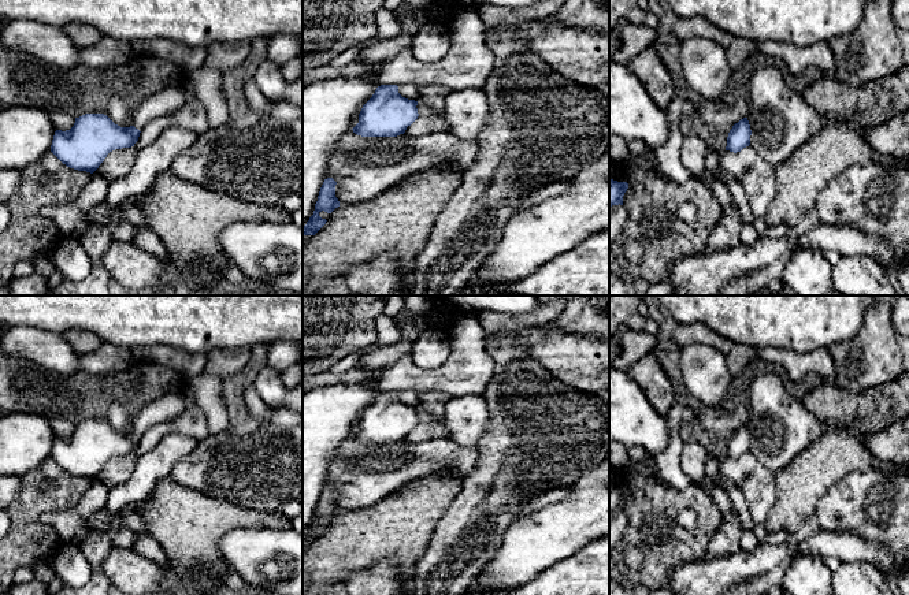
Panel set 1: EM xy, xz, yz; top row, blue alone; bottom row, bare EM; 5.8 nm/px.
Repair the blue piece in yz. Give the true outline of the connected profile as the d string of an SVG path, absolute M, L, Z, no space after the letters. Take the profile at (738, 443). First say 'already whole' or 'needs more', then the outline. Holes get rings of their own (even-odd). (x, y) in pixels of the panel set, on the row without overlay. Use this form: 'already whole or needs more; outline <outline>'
already whole; outline M743 424L730 436L726 457L734 460L741 458L743 454L750 451L750 442L752 436L749 427L747 424Z

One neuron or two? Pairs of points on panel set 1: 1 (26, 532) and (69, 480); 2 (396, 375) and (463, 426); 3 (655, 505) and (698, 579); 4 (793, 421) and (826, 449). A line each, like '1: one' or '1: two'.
1: one
2: two
3: two
4: two

